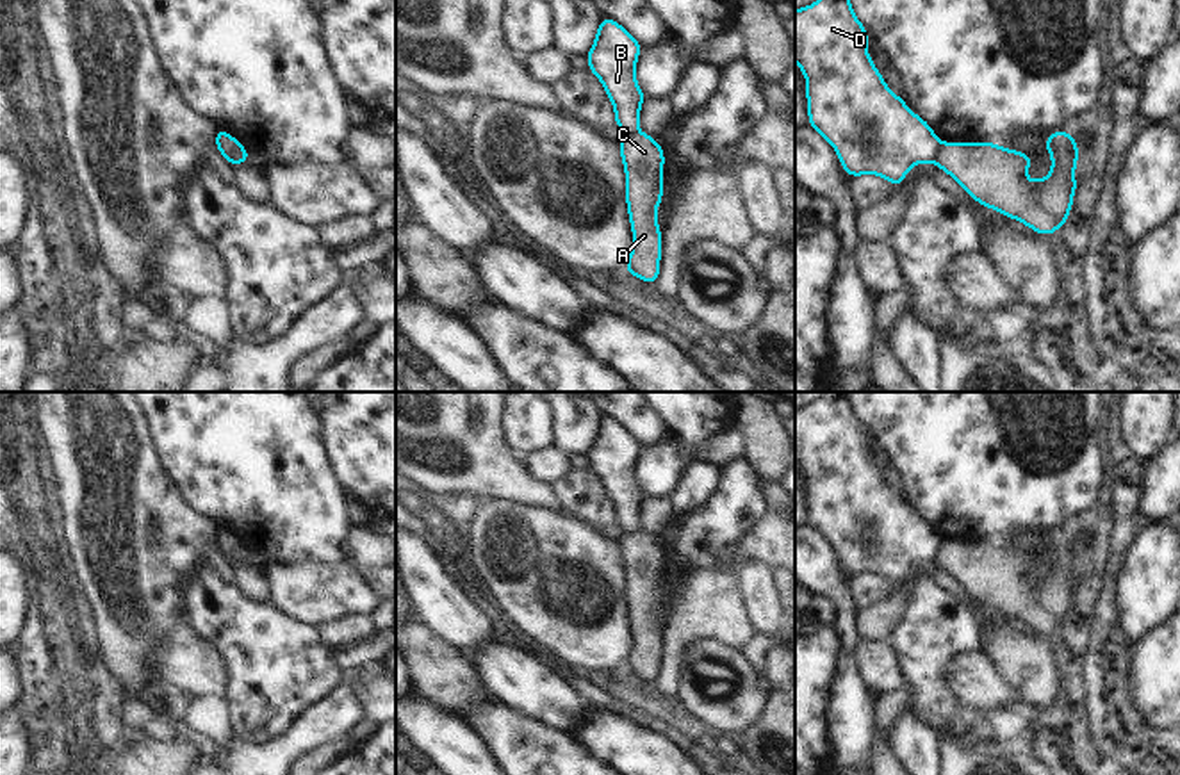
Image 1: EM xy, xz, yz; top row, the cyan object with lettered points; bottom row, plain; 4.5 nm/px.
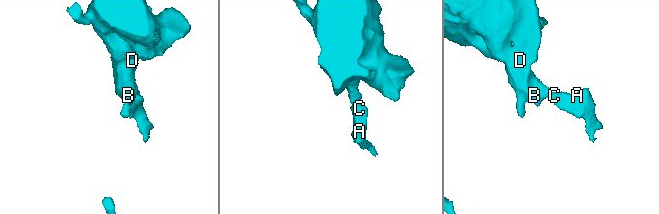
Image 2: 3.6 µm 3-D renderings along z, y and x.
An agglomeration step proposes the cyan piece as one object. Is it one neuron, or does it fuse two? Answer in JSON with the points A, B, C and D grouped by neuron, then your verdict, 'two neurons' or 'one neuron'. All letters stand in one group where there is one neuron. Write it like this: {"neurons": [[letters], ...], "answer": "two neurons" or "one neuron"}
{"neurons": [["A", "C"], ["B", "D"]], "answer": "two neurons"}

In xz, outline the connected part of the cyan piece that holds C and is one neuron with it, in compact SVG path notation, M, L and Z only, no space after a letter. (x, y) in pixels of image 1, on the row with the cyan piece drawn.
M629 134L619 139L626 171L626 203L633 230L633 249L626 273L649 285L658 283L661 230L656 210L663 200L665 151L651 134Z

